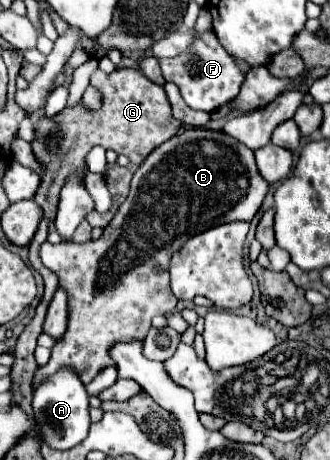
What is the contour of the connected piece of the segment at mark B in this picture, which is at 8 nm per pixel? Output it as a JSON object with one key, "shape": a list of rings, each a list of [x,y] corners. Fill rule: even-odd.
{"shape":[[[193,128],[173,136],[171,140],[155,148],[135,170],[127,200],[121,204],[99,240],[89,240],[85,244],[45,242],[41,246],[41,260],[59,276],[59,286],[65,288],[71,298],[71,310],[67,332],[53,346],[49,364],[37,370],[35,386],[65,364],[77,370],[83,384],[89,384],[103,368],[111,364],[115,366],[109,350],[117,342],[133,342],[135,338],[143,340],[151,328],[151,318],[155,314],[169,314],[175,308],[177,298],[169,288],[171,254],[175,254],[175,250],[179,250],[179,246],[183,246],[187,238],[211,226],[235,220],[249,222],[261,208],[267,190],[269,184],[263,182],[261,174],[257,172],[253,150],[239,144],[237,140],[227,140],[227,134],[213,134],[211,130]],[[202,139],[213,142],[213,146],[197,146],[197,140],[203,142]]]}

